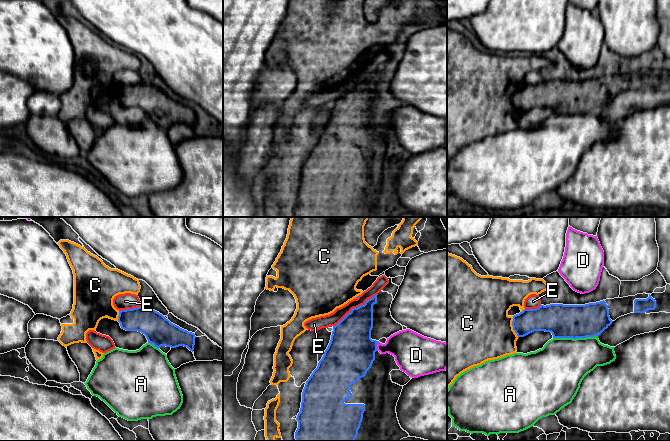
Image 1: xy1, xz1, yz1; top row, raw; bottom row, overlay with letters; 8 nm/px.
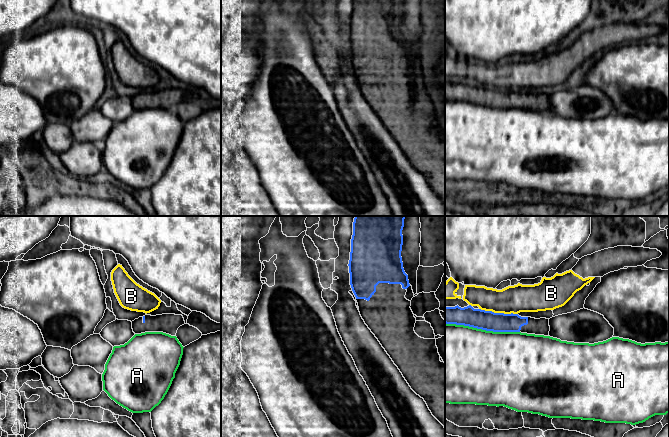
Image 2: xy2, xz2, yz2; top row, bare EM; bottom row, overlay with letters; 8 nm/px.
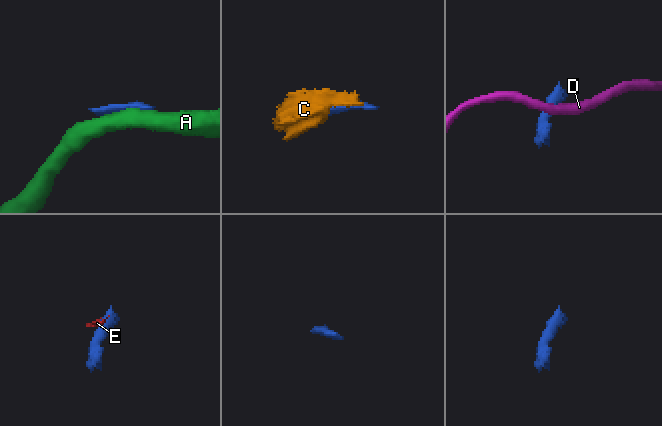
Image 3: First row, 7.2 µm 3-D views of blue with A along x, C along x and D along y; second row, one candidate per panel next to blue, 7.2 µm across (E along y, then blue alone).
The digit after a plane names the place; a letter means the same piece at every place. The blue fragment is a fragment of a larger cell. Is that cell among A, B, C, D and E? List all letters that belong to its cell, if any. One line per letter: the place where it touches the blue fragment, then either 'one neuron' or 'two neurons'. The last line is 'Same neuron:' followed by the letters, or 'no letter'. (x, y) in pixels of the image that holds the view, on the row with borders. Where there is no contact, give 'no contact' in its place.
A: yz2 (482, 329) | two neurons
B: yz2 (498, 313) | two neurons
C: yz1 (512, 325) | two neurons
D: xz1 (376, 346) | two neurons
E: xz1 (355, 308) | two neurons
Same neuron: no letter

